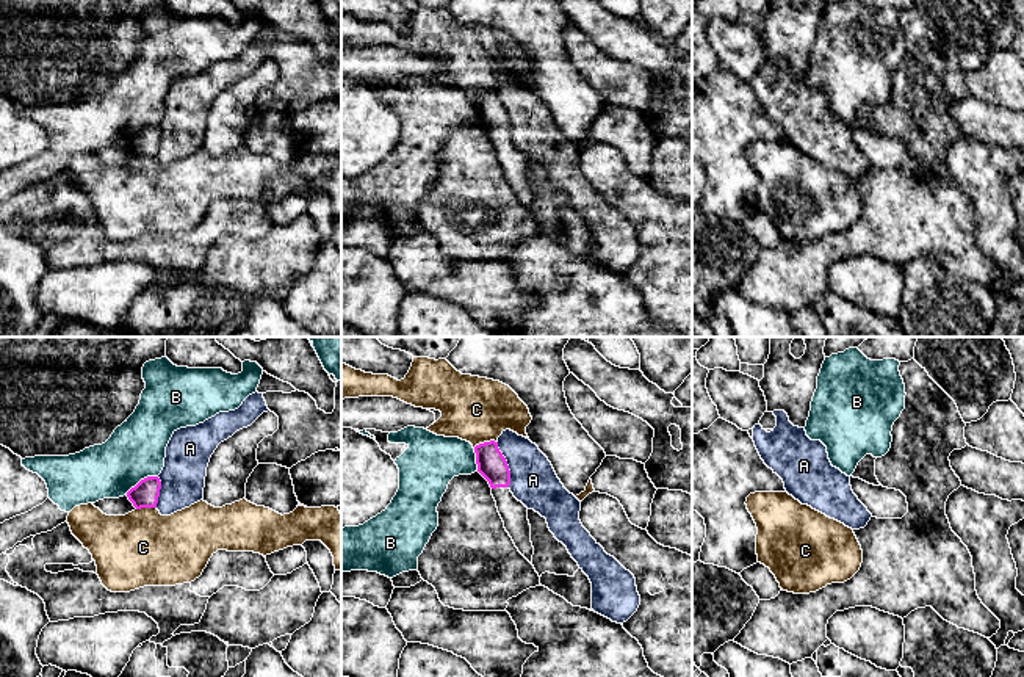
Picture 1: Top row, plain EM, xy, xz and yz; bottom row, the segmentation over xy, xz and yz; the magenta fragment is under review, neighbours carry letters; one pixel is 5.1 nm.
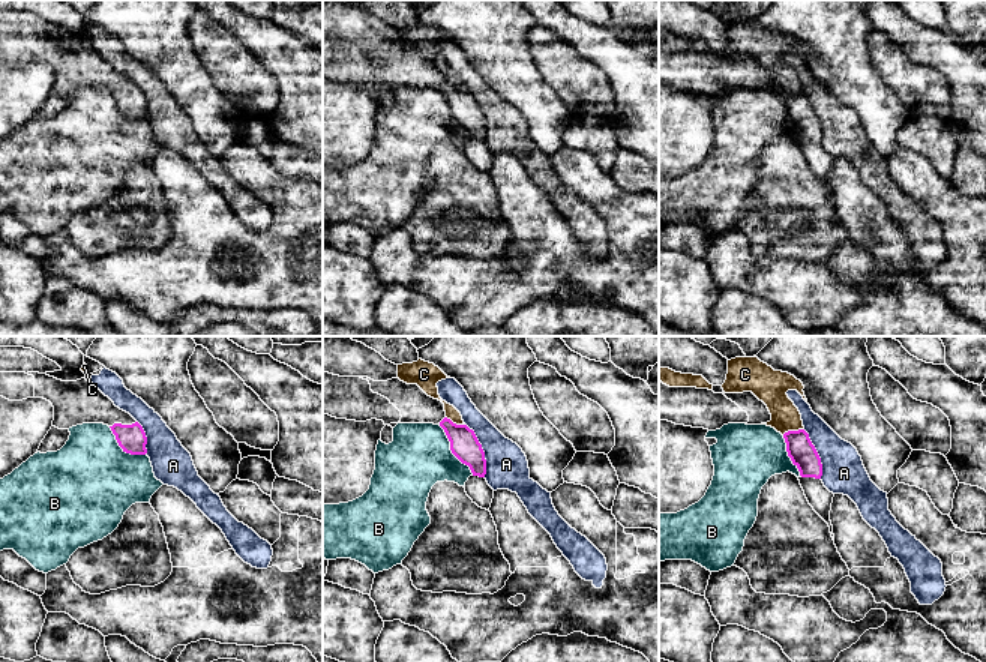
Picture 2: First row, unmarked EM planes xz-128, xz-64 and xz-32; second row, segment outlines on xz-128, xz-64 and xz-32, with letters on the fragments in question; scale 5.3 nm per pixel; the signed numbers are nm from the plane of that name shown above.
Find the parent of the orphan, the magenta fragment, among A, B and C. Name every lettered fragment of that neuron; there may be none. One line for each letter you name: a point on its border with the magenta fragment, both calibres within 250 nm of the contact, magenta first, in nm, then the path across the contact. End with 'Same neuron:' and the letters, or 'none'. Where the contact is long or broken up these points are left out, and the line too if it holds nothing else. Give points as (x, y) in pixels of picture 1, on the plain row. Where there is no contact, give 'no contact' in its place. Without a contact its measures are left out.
Same neuron: none

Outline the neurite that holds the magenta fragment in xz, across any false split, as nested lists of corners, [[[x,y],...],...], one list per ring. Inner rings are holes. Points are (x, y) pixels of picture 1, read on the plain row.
[[[490,89],[474,96],[478,121],[489,130],[492,144],[504,177],[518,201],[532,213],[534,196],[531,191],[531,174],[528,157],[518,150],[509,138],[510,119],[498,91]]]

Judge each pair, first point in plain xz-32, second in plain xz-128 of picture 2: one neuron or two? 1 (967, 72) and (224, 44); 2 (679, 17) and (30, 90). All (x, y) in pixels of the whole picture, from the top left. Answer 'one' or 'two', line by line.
1: two
2: two

